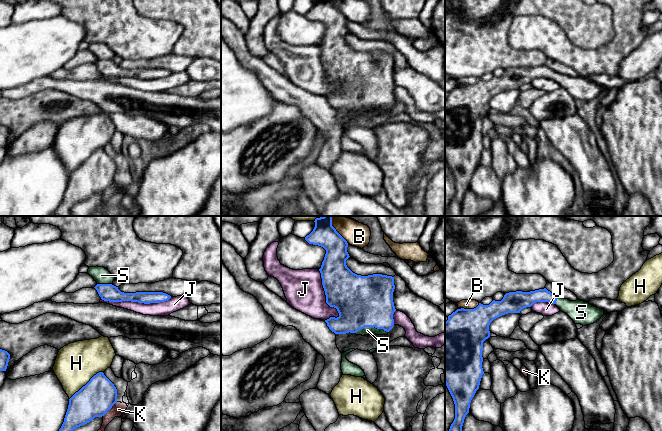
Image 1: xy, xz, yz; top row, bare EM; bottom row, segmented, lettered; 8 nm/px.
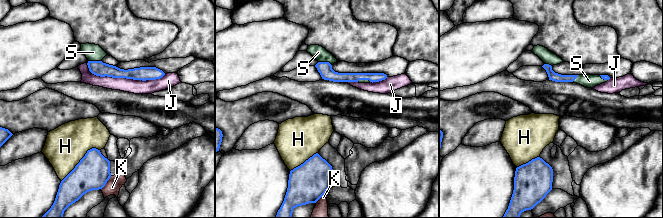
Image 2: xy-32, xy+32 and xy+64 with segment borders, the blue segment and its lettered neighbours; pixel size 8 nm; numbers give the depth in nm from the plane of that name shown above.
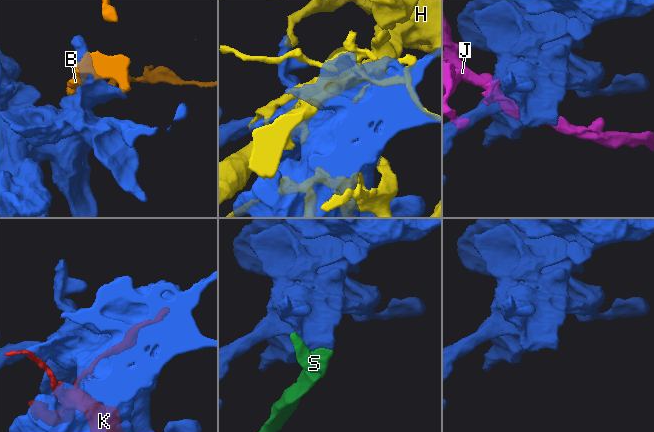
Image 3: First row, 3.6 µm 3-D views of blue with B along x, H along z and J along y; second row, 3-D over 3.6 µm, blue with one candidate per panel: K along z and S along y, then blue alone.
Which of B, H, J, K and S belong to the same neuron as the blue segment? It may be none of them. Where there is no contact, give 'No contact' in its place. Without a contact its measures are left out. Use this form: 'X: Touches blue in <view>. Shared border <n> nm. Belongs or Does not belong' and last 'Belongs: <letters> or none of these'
B: Touches blue in xz. Shared border 220 nm. Does not belong
H: Touches blue in xy. Shared border 360 nm. Does not belong
J: Touches blue in xy. Shared border 550 nm. Does not belong
K: Touches blue in xy. Shared border 170 nm. Does not belong
S: Touches blue in xz. Shared border 260 nm. Belongs
Belongs: S

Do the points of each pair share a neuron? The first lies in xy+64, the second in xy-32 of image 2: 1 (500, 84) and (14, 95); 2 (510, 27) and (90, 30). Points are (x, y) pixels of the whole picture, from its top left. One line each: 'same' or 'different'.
1: same
2: different

